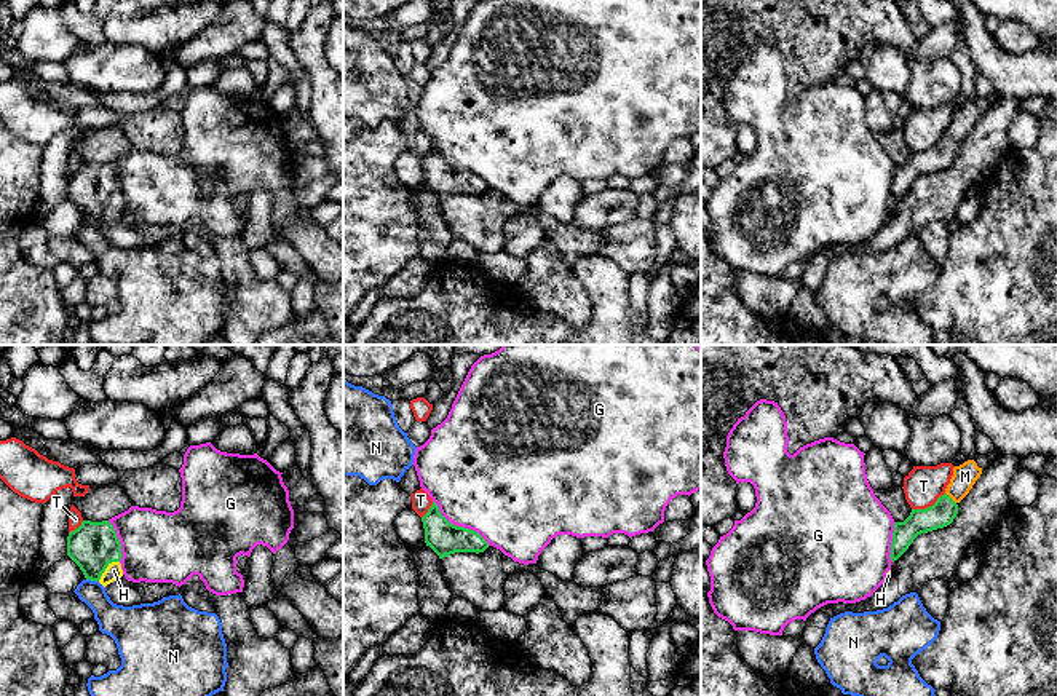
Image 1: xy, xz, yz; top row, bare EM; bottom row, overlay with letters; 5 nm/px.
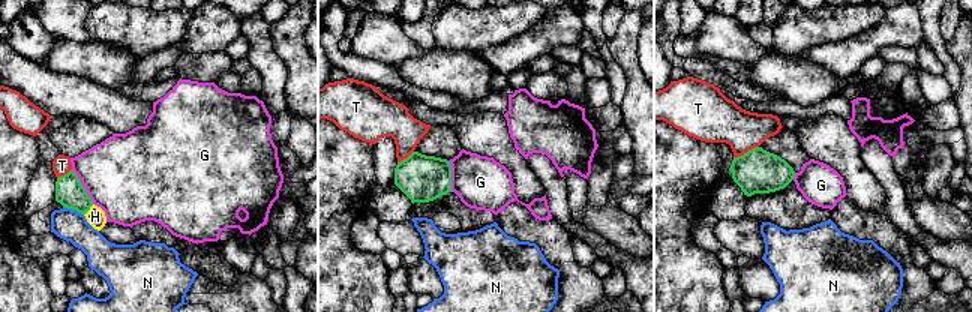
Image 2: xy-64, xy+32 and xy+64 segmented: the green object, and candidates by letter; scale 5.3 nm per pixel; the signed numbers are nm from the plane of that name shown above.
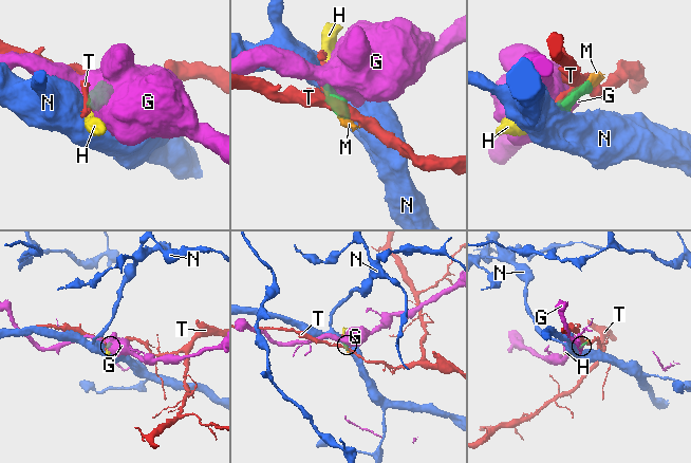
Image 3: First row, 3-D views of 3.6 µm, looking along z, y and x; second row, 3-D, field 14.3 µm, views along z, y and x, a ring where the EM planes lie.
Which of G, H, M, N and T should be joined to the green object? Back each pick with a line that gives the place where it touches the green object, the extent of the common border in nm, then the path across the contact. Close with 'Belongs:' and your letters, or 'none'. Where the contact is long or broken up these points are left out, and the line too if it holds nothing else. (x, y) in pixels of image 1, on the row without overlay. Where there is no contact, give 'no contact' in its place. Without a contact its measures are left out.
H: xy (106, 209) | 150 nm | across xy (95, 187), (98, 200), (106, 209), (114, 213)
M: yz (950, 141) | 80 nm | across yz (942, 155), (950, 141), (965, 118)
Belongs: H, M

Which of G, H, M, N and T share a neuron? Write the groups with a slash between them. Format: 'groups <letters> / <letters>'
groups G / H M / N / T

